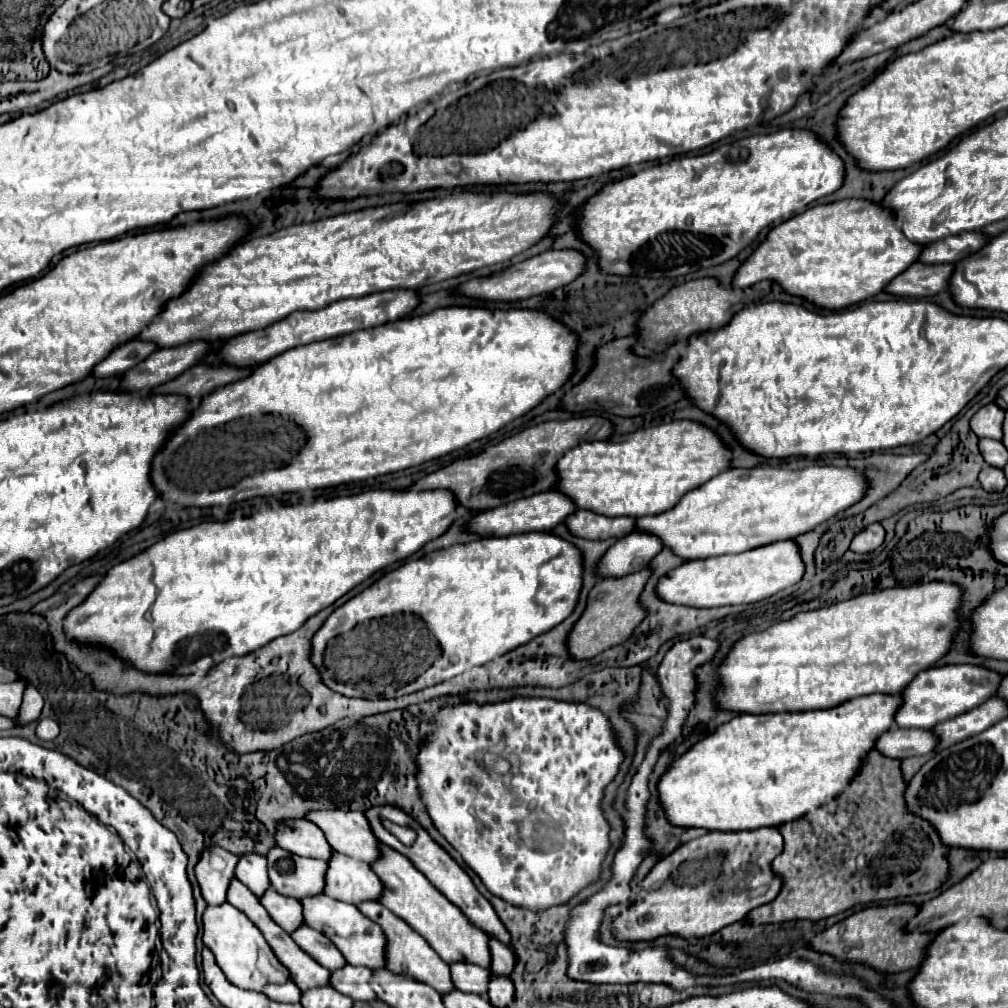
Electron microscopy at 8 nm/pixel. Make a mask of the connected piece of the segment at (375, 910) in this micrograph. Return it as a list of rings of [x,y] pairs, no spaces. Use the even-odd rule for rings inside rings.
[[[360,904],[358,910],[368,916],[370,920],[374,920],[386,934],[388,938],[388,970],[392,974],[400,974],[400,976],[412,976],[414,980],[420,980],[428,986],[432,986],[436,992],[444,992],[450,994],[454,990],[454,982],[450,976],[450,964],[446,964],[444,960],[440,960],[440,956],[428,946],[428,942],[416,934],[402,918],[398,918],[396,914],[392,914],[388,908],[384,908],[382,904]]]

